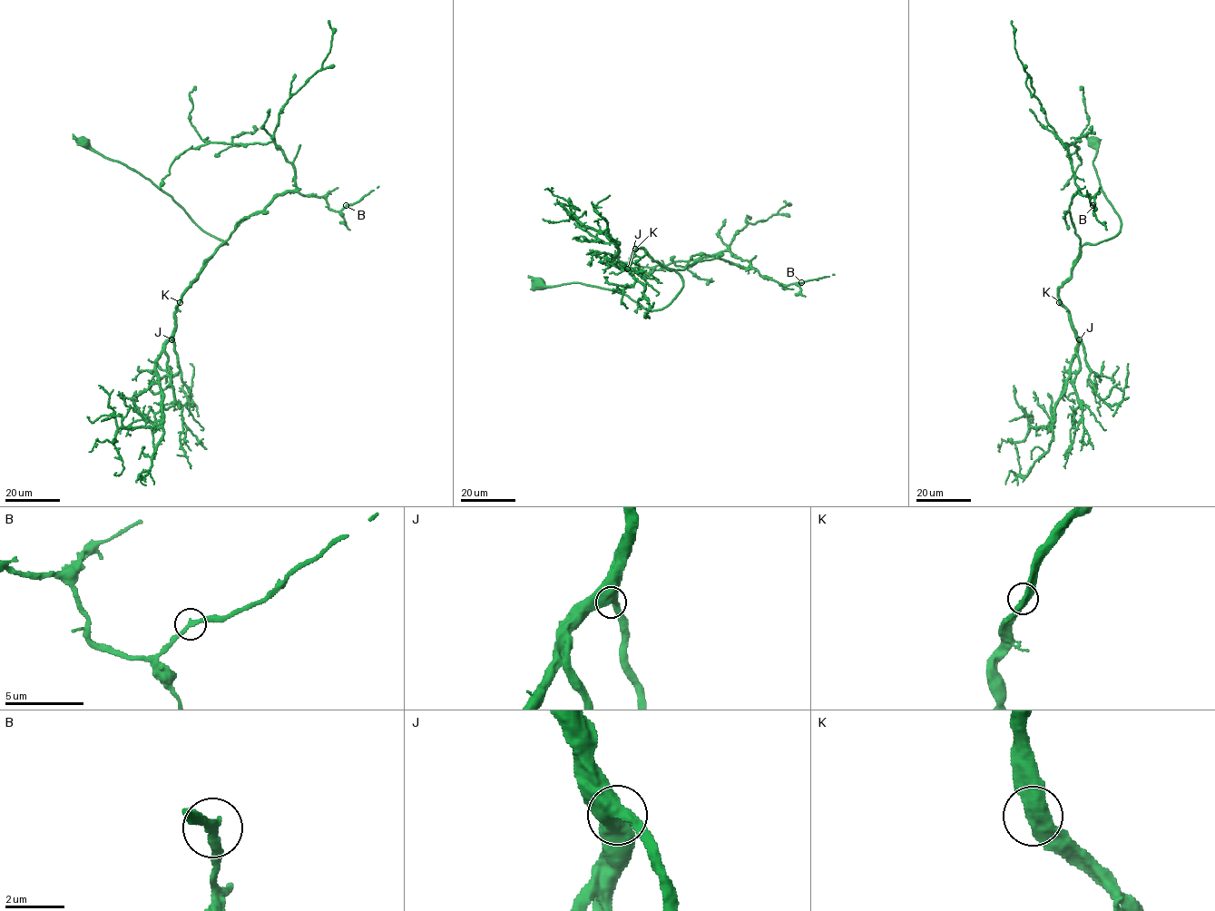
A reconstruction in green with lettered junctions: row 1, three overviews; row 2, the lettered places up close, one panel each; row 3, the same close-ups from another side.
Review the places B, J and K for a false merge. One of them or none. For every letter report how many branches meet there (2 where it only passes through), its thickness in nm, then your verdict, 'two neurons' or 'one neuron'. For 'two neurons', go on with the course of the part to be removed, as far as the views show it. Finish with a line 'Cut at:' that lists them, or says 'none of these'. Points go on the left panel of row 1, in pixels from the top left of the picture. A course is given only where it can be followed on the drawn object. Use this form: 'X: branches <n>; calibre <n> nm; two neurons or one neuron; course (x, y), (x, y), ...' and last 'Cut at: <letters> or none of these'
B: branches 2; calibre 240 nm; one neuron
J: branches 2; calibre 550 nm; one neuron
K: branches 2; calibre 500 nm; one neuron
Cut at: none of these

